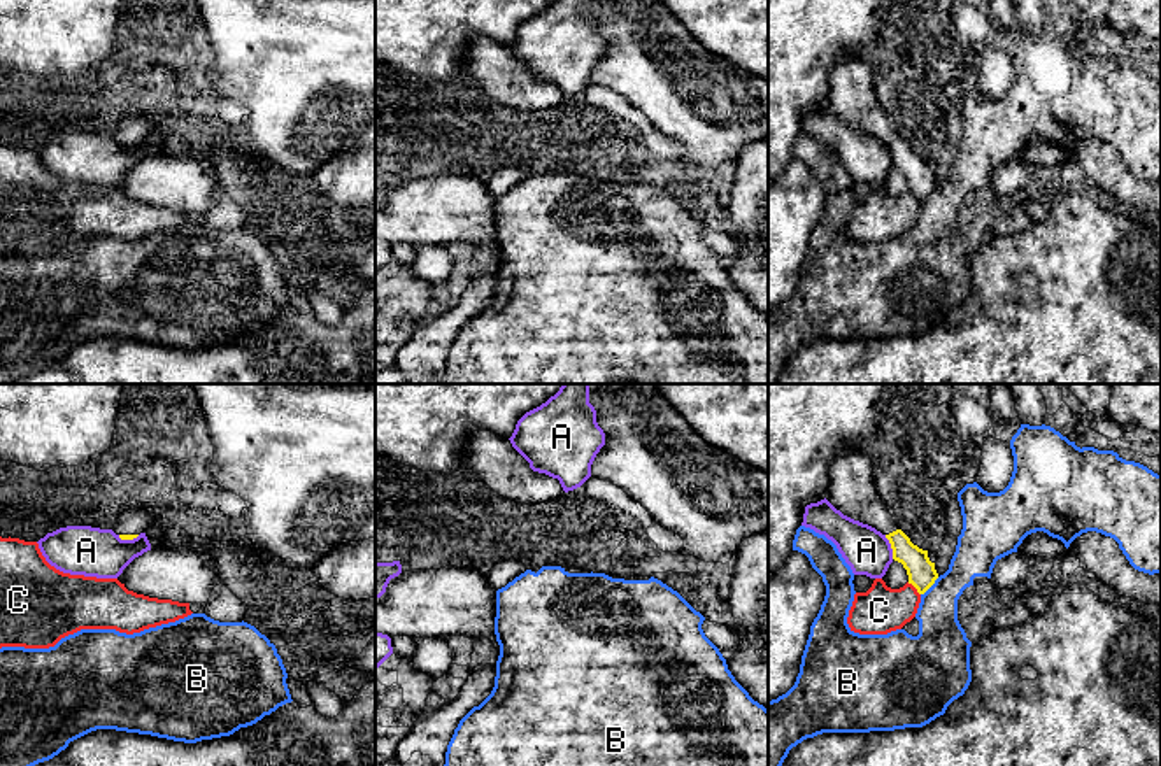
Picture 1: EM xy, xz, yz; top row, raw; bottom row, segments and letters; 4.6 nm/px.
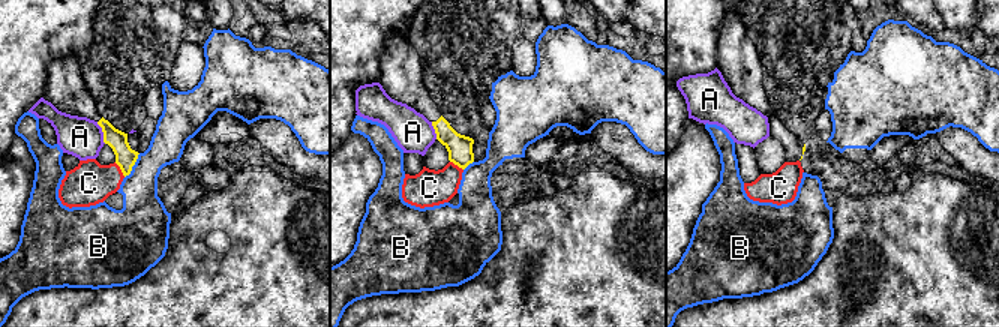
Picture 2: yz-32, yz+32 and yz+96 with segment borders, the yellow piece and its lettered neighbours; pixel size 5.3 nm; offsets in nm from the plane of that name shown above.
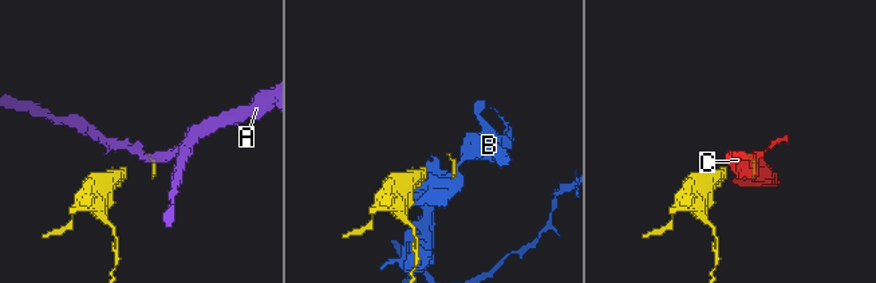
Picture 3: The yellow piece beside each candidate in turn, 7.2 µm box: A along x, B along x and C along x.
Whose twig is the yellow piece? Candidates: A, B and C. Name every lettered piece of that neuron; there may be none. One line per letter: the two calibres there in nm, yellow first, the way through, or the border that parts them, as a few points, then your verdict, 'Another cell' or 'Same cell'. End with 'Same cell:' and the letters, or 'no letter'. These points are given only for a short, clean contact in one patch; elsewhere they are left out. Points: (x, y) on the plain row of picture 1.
A: Thickness 130 nm (yellow) against 220 nm. Boundary: yz (884, 142), (893, 165). Another cell
B: Thickness 130 nm (yellow) against 220 nm. Another cell
C: Thickness 130 nm (yellow) against 220 nm. Another cell
Same cell: no letter

